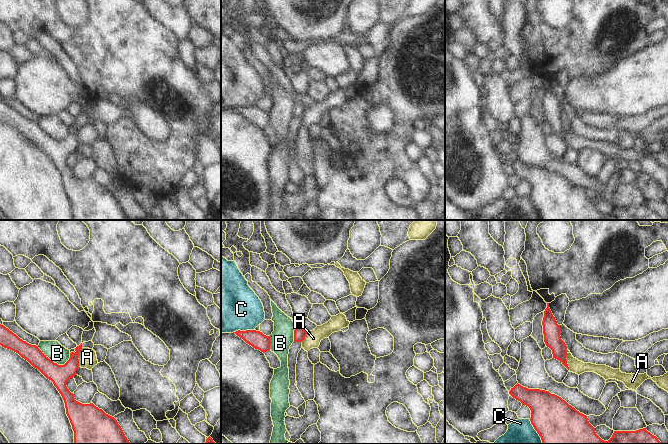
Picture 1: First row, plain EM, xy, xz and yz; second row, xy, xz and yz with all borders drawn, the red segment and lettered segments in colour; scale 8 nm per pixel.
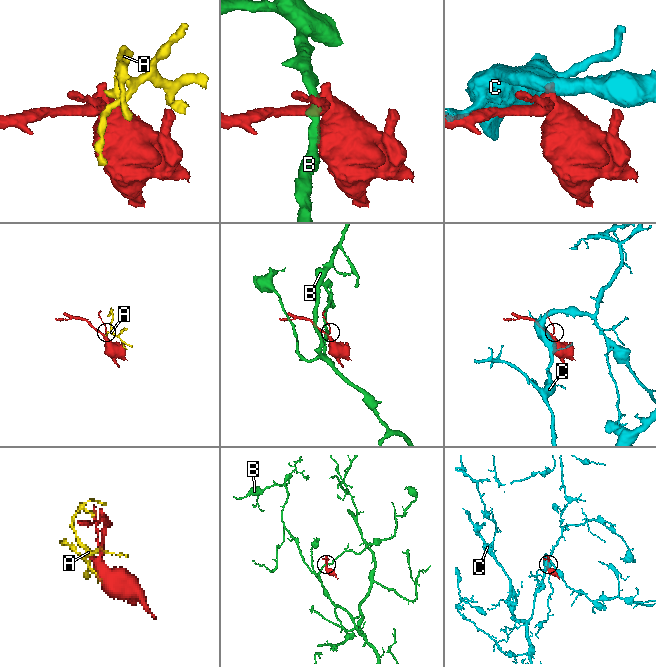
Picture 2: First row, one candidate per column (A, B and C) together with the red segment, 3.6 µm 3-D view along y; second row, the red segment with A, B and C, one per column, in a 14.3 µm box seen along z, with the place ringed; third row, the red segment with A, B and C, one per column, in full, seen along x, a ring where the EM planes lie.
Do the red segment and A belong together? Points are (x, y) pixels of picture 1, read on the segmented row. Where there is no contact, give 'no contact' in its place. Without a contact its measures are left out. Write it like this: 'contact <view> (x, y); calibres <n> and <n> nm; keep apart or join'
contact xy (77, 357); calibres 160 and 150 nm; keep apart

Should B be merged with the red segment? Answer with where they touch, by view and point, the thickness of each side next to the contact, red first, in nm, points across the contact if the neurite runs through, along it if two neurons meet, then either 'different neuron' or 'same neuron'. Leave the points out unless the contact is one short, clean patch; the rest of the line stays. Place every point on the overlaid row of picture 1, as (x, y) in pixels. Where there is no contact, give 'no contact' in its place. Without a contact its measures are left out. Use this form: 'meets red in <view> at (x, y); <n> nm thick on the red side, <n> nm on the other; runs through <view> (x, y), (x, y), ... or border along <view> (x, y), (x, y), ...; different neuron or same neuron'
meets red in xy at (53, 362); 160 nm thick on the red side, 150 nm on the other; border along xy (37, 346), (51, 360), (58, 364), (63, 364), (70, 357); different neuron

